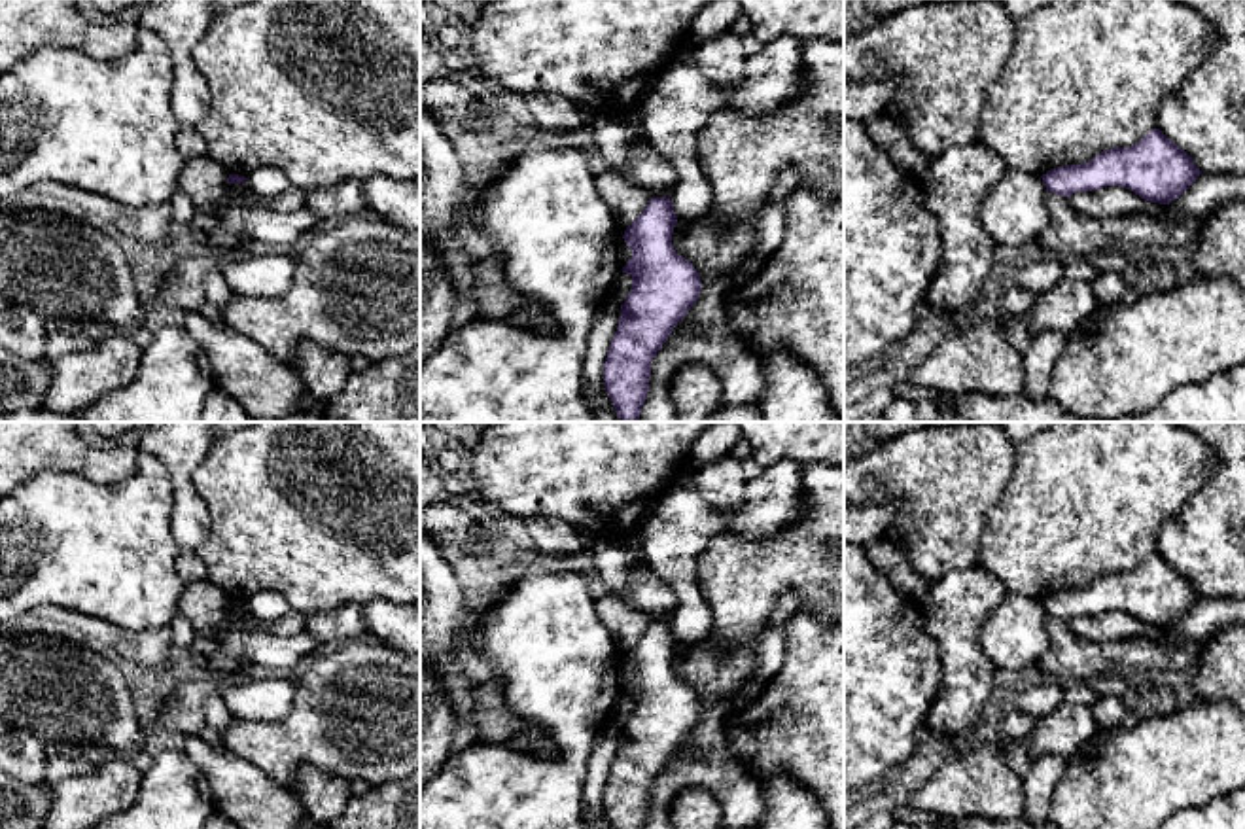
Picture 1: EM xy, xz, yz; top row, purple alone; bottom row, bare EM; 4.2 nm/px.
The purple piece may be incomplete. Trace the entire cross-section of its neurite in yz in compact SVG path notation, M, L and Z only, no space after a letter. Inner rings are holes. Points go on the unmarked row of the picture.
M1152 553L1130 572L1113 572L1082 589L1065 589L1043 598L1046 615L1071 621L1107 609L1128 611L1145 625L1169 628L1201 598L1194 583Z

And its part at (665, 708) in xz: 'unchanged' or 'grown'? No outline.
unchanged

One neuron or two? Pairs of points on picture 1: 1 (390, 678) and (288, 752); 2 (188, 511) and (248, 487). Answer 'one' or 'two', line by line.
1: one
2: two

